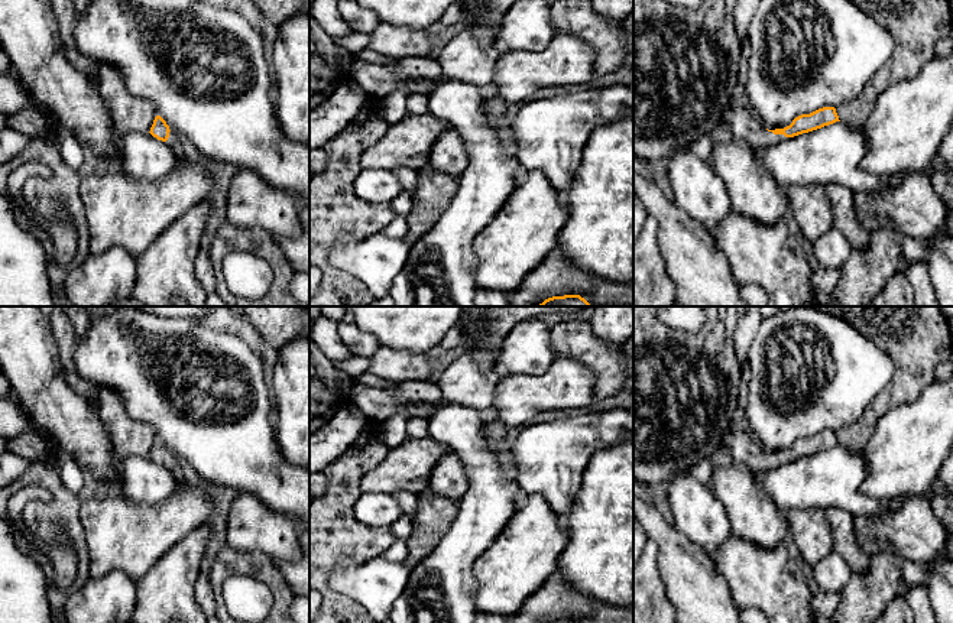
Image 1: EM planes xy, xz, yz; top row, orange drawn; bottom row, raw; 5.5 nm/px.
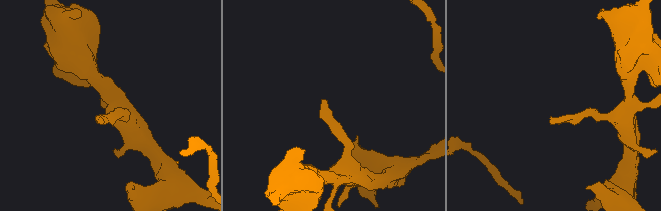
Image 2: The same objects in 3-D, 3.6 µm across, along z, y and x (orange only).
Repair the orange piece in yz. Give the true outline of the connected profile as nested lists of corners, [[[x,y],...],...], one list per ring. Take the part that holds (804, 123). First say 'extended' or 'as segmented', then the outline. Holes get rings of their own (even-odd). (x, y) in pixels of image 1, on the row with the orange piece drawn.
extended | [[[730,103],[725,111],[723,121],[729,124],[736,142],[743,142],[756,150],[777,145],[785,137],[808,133],[840,120],[834,107],[823,107],[810,114],[795,117],[784,129],[768,130],[751,111]]]

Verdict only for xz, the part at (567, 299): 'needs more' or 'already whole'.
already whole

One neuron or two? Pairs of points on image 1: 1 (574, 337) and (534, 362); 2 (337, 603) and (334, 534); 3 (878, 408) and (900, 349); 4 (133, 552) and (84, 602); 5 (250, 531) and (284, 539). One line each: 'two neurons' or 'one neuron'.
1: two neurons
2: one neuron
3: one neuron
4: two neurons
5: one neuron

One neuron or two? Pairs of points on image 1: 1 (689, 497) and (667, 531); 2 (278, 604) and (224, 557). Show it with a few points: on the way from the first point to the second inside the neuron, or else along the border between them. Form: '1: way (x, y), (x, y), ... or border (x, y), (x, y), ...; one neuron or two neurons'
1: border (673, 523), (697, 547); two neurons
2: way (278, 587), (253, 563), (242, 563); one neuron

